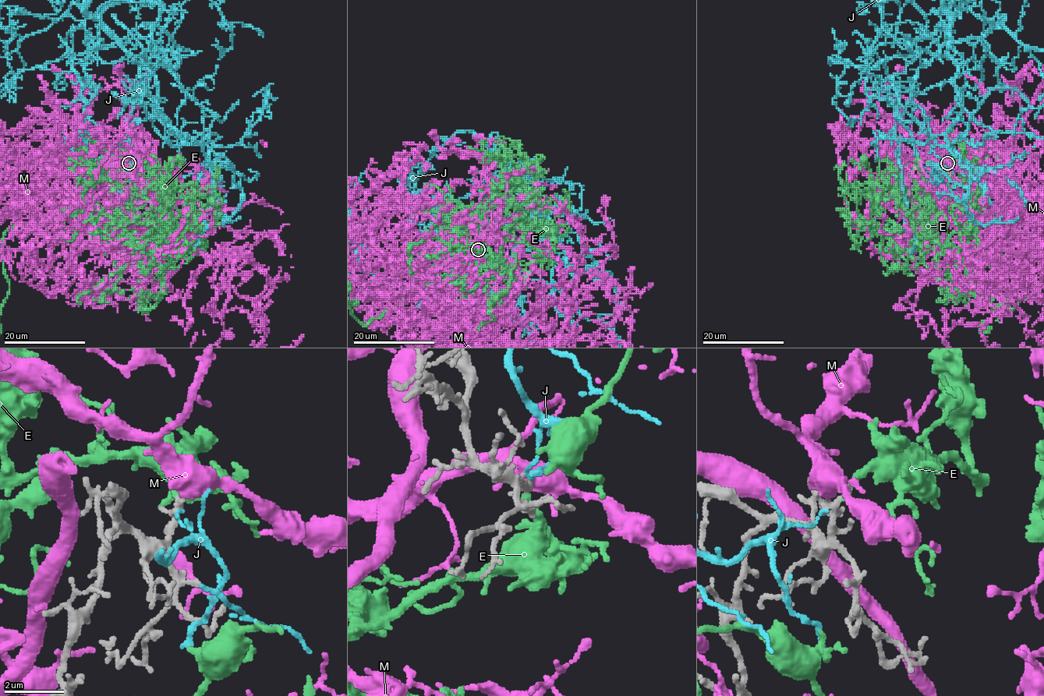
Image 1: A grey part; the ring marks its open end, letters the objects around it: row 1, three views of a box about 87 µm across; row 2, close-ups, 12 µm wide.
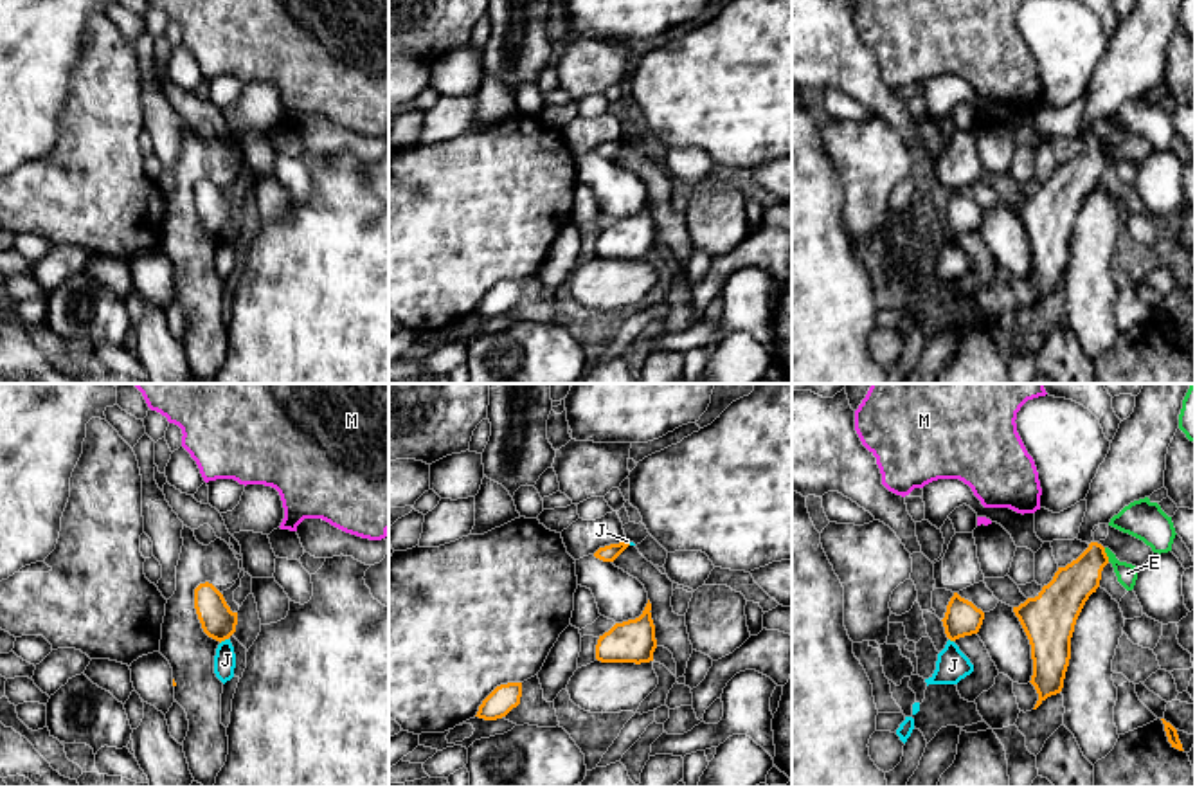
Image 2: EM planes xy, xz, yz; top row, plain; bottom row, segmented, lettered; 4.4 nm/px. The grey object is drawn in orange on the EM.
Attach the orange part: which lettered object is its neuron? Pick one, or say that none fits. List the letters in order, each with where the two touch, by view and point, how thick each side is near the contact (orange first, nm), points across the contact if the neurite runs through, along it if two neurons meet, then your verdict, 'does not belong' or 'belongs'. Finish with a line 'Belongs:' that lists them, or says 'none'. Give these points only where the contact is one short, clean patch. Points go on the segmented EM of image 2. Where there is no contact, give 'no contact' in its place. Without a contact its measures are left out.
E: meets orange in yz at (1105, 555); 190 nm thick on the orange side, 90 nm on the other; runs through yz (1071, 586), (1105, 555), (1127, 573); belongs
J: meets orange in xy at (224, 640); 160 nm thick on the orange side, 100 nm on the other; border along xy (227, 638), (220, 643); does not belong
M: no contact; does not belong
Belongs: E

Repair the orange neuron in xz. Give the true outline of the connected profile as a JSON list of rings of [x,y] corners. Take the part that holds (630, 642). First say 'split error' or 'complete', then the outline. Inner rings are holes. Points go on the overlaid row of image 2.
complete; [[[648,600],[642,614],[635,620],[615,623],[599,636],[596,659],[601,663],[650,663],[657,648],[655,625],[651,620],[651,603]]]

